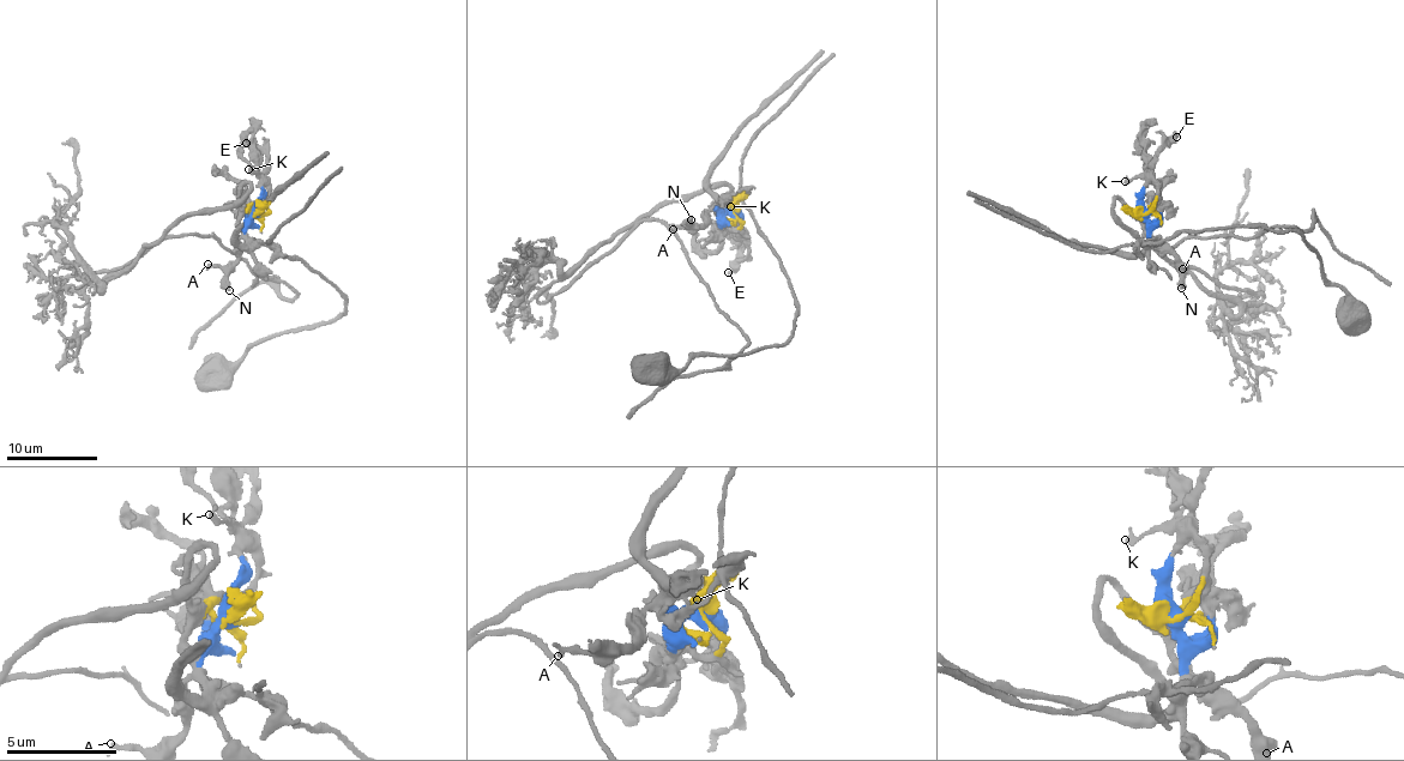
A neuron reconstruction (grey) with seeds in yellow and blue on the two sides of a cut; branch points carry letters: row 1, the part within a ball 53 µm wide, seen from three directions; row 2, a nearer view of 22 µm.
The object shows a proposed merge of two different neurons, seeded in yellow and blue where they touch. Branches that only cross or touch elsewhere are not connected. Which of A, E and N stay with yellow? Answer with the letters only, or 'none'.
E

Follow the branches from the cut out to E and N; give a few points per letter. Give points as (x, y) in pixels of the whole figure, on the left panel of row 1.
E: (258, 211), (267, 210), (266, 156), (246, 143)
N: (258, 211), (239, 240), (240, 255), (228, 275), (230, 290)

